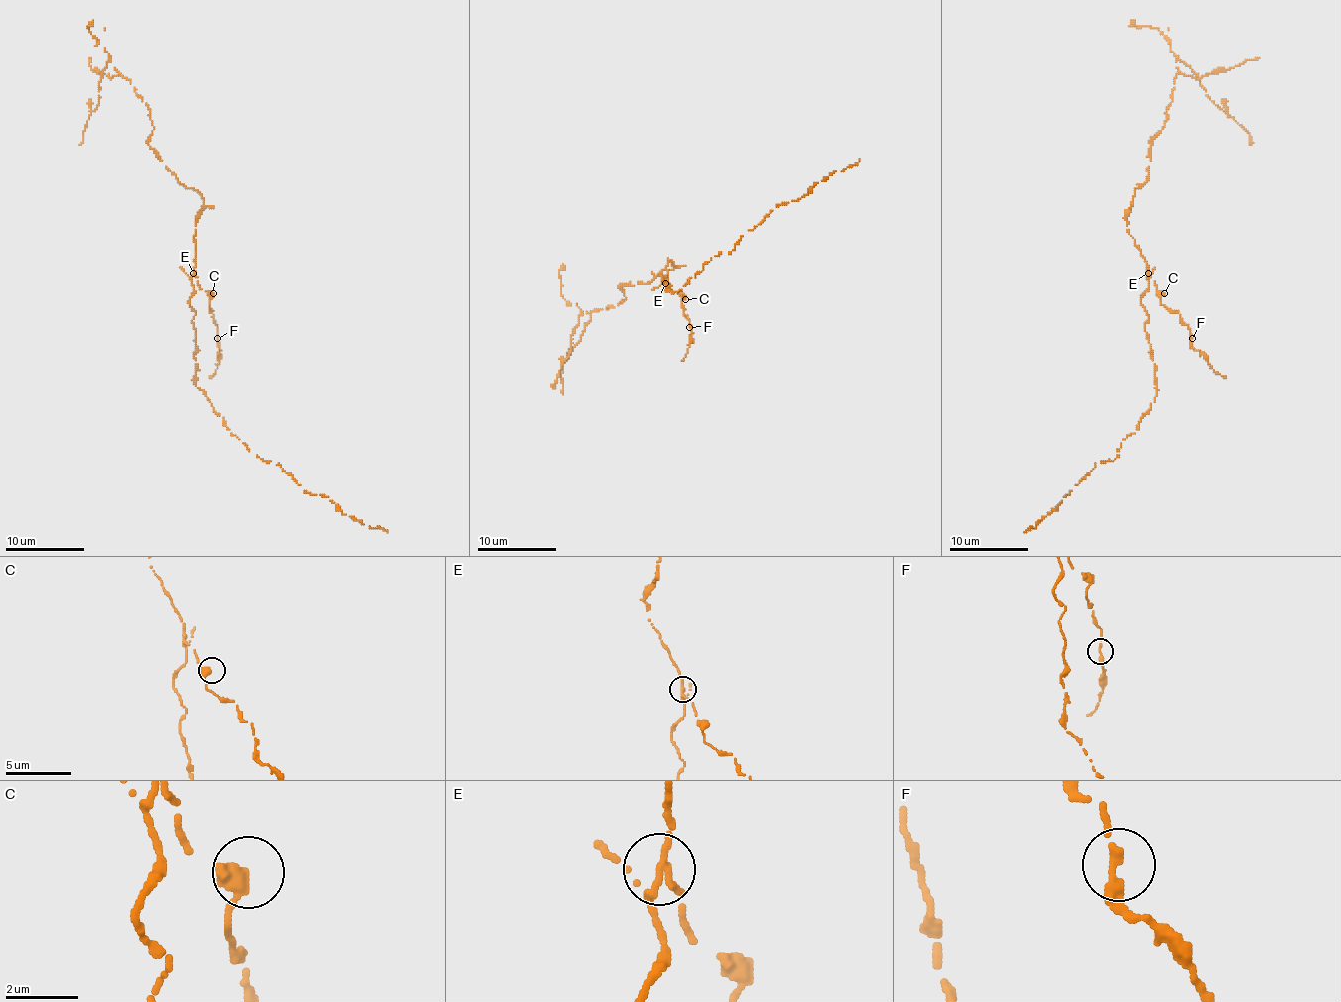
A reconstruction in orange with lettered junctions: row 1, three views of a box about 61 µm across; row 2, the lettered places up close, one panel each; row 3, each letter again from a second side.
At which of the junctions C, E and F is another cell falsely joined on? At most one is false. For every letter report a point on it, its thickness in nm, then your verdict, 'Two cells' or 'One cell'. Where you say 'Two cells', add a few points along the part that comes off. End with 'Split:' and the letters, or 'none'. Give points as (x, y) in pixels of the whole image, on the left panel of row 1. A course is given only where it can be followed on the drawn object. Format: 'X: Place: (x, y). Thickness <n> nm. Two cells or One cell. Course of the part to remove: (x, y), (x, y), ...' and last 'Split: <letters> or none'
C: Place: (213, 293). Thickness 460 nm. One cell
E: Place: (193, 273). Thickness 280 nm. Two cells. Course of the part to remove: (193, 273), (195, 386), (263, 461), (278, 465), (304, 490), (328, 496), (344, 514), (387, 532)
F: Place: (217, 338). Thickness 240 nm. One cell
Split: E

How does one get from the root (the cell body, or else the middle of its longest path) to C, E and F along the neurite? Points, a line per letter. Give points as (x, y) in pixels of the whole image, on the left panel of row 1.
C: (193, 287), (191, 277), (195, 275), (197, 285), (213, 293)
E: (193, 287), (193, 273)
F: (193, 287), (191, 277), (195, 275), (197, 285), (209, 297), (209, 309), (217, 324), (217, 338)

